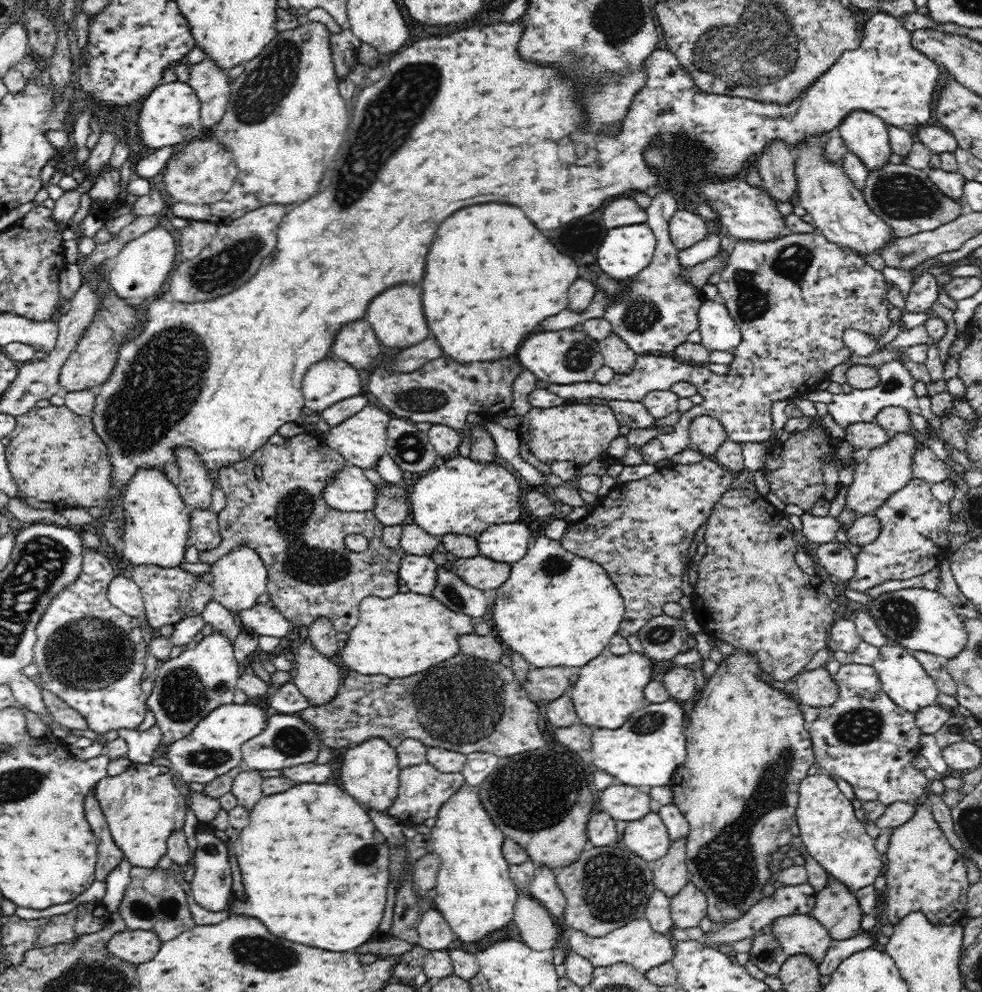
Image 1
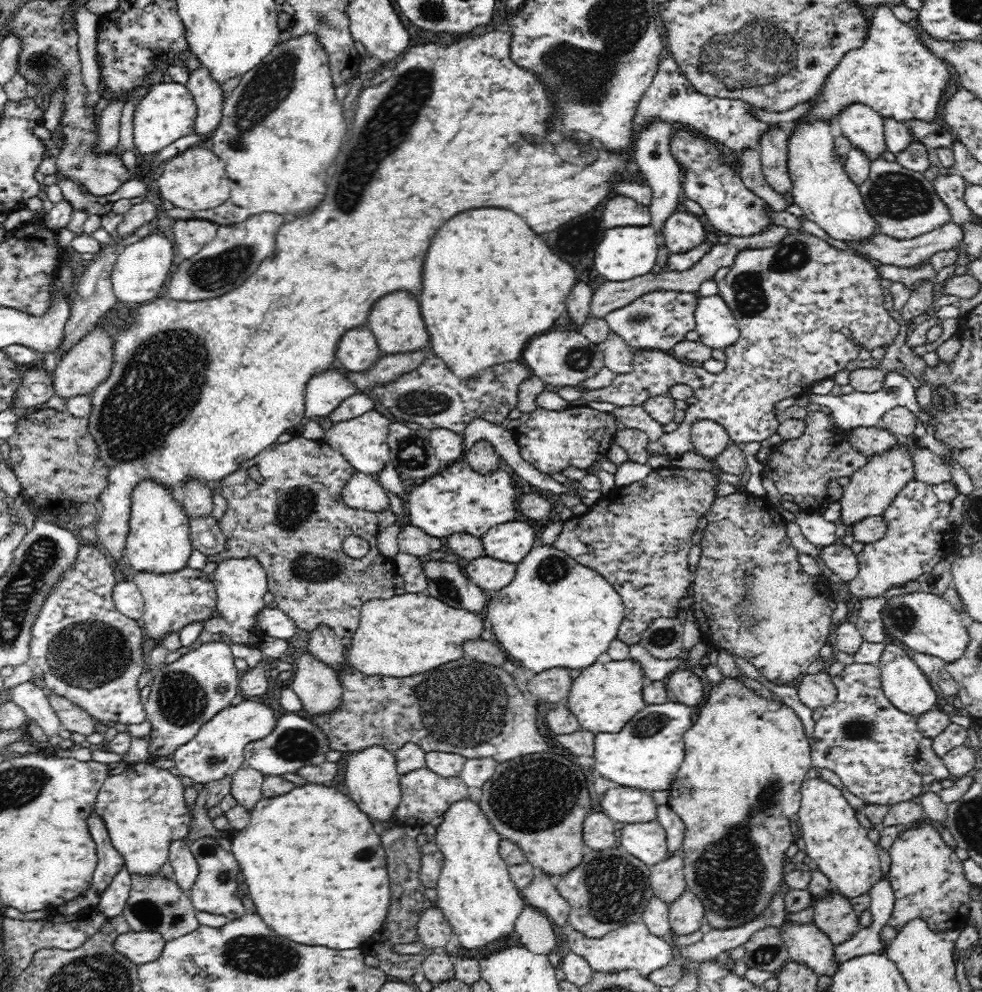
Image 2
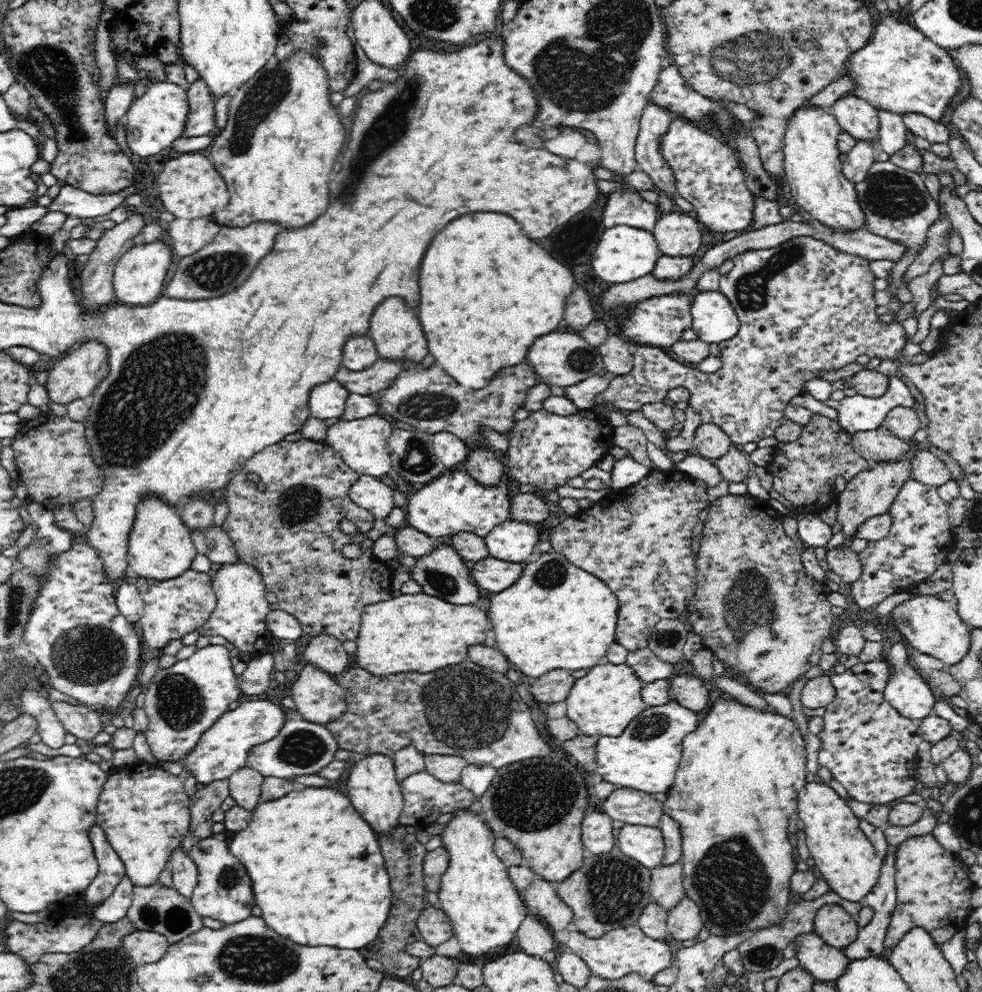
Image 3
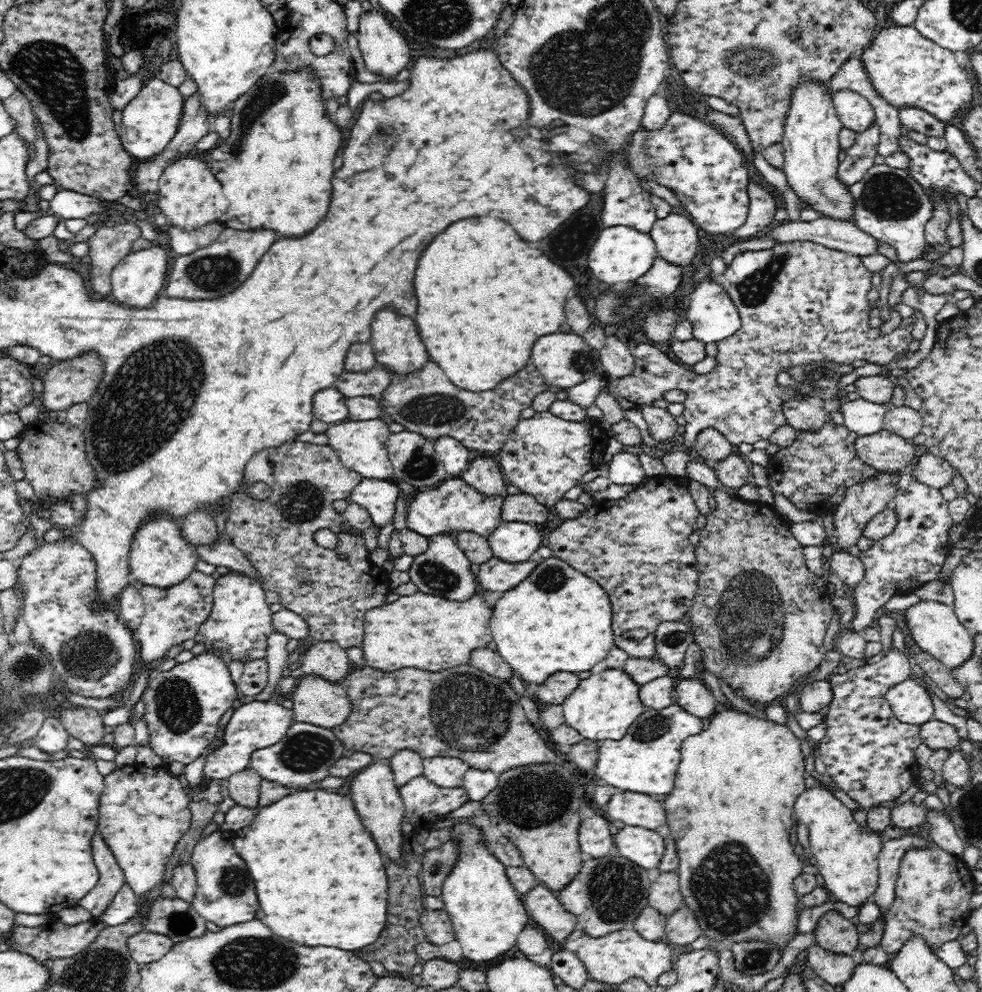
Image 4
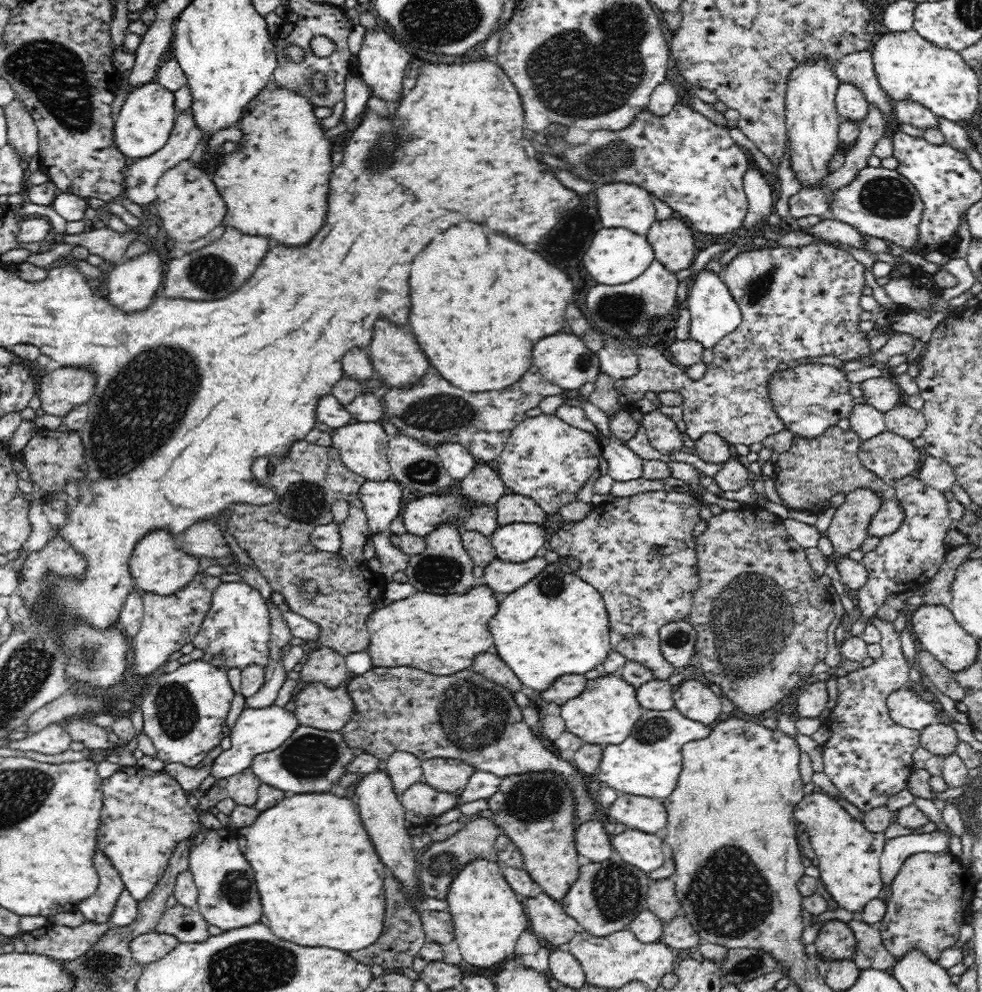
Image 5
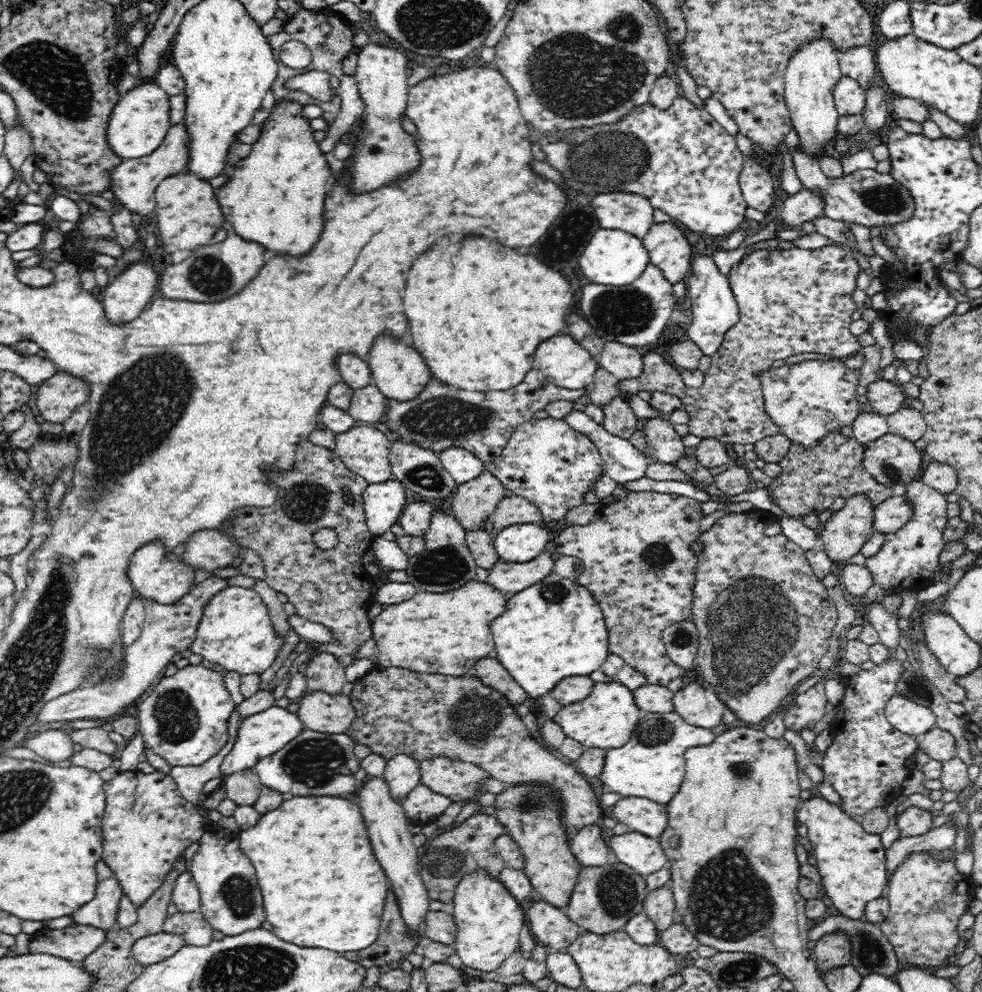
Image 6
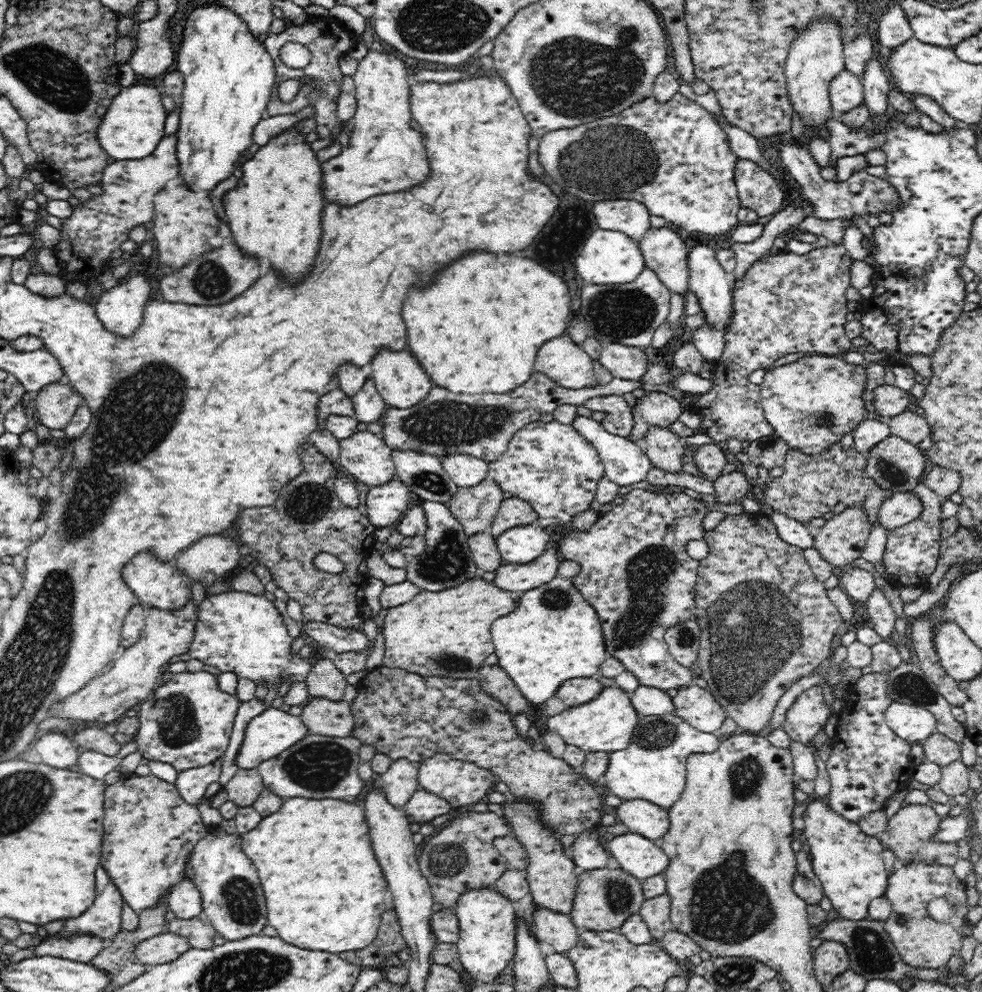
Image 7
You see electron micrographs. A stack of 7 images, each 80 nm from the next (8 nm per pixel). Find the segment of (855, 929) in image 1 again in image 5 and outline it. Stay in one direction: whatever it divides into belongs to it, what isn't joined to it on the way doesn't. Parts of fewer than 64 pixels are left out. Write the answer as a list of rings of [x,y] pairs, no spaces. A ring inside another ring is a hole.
[[[838,919],[823,924],[815,945],[816,954],[825,962],[852,961],[856,951],[856,939],[852,929]]]

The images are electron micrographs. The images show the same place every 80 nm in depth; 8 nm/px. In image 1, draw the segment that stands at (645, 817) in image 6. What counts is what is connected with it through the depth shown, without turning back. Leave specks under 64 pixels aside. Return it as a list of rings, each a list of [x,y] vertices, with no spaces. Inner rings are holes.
[[[619,783],[602,791],[599,810],[609,814],[615,821],[637,821],[652,812],[650,800],[646,789]]]

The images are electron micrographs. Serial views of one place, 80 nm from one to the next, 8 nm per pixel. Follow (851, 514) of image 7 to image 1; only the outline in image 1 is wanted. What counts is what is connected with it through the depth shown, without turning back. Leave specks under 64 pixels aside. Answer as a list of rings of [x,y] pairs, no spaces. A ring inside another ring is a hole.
[[[910,433],[895,434],[882,446],[873,448],[866,461],[854,465],[853,482],[847,485],[846,510],[850,510],[857,518],[875,515],[892,494],[905,488],[914,479],[912,463],[917,451],[916,440]]]

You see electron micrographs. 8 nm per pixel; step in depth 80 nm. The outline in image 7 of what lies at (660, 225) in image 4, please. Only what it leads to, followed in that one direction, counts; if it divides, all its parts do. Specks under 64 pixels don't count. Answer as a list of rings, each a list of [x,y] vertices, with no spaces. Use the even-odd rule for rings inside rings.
[[[665,226],[648,229],[637,243],[646,270],[654,273],[671,293],[686,296],[689,291],[688,247],[682,238]]]

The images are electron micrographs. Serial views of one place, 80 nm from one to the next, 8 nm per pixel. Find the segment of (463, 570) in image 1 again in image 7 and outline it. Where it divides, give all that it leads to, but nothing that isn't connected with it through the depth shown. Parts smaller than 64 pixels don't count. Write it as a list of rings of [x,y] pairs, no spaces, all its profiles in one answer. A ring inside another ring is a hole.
[[[550,546],[536,561],[525,565],[502,564],[496,570],[493,583],[502,590],[512,592],[524,591],[539,587],[558,577],[561,560],[559,550]]]

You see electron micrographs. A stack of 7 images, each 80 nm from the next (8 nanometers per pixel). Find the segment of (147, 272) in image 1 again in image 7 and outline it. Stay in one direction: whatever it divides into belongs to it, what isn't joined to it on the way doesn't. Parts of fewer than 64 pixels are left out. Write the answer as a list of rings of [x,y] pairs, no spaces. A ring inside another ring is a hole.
[[[132,276],[106,290],[94,305],[98,321],[120,337],[131,337],[141,325],[150,292],[150,282],[144,276]]]

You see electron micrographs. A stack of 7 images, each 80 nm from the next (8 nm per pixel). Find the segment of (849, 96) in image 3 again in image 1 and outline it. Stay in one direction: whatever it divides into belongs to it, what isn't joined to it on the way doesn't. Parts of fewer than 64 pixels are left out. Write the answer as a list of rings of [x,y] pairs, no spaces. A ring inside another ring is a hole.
[[[852,110],[844,116],[838,130],[848,150],[857,154],[869,170],[874,170],[888,164],[892,154],[887,126],[884,120],[867,110]]]

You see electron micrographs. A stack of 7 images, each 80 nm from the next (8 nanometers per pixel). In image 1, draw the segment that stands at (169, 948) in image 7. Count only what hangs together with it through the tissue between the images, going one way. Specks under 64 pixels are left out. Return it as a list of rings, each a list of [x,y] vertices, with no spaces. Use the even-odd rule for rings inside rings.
[[[126,929],[108,941],[107,949],[126,963],[140,965],[156,958],[162,943],[153,930]]]

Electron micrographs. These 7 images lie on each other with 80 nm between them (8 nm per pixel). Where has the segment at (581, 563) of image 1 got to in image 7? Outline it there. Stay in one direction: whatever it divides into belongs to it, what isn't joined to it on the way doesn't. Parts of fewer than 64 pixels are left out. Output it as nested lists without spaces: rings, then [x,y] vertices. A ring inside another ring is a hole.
[[[558,576],[546,584],[527,590],[519,599],[517,609],[492,624],[492,640],[496,646],[498,665],[509,674],[529,704],[544,704],[548,698],[555,696],[560,685],[568,679],[598,675],[601,664],[608,657],[602,626],[596,610],[584,600],[582,593],[572,585],[572,581]]]

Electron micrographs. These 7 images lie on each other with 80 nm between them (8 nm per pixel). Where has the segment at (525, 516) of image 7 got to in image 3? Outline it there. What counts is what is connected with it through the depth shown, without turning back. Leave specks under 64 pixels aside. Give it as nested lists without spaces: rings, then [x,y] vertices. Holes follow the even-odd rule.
[[[532,493],[518,494],[511,498],[509,520],[535,525],[550,515],[551,504]]]

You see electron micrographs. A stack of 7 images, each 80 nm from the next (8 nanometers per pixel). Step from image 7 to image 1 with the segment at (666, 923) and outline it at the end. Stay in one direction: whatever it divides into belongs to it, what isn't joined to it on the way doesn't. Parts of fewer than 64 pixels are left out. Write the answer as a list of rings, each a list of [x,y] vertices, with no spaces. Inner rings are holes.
[[[686,837],[671,843],[669,851],[658,860],[650,863],[654,888],[668,898],[676,896],[689,883],[686,869]]]

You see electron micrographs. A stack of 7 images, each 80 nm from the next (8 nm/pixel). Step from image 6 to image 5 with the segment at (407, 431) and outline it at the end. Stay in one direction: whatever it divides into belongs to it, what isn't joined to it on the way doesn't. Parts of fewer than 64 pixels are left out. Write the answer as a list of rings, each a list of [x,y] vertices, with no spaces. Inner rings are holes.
[[[534,364],[512,386],[481,393],[460,390],[440,376],[430,367],[423,380],[409,389],[381,391],[383,420],[396,426],[398,434],[416,438],[434,448],[444,443],[458,443],[468,449],[480,463],[486,464],[497,460],[512,429],[528,417],[528,410],[538,407],[546,397],[566,399],[577,394],[552,384]]]

